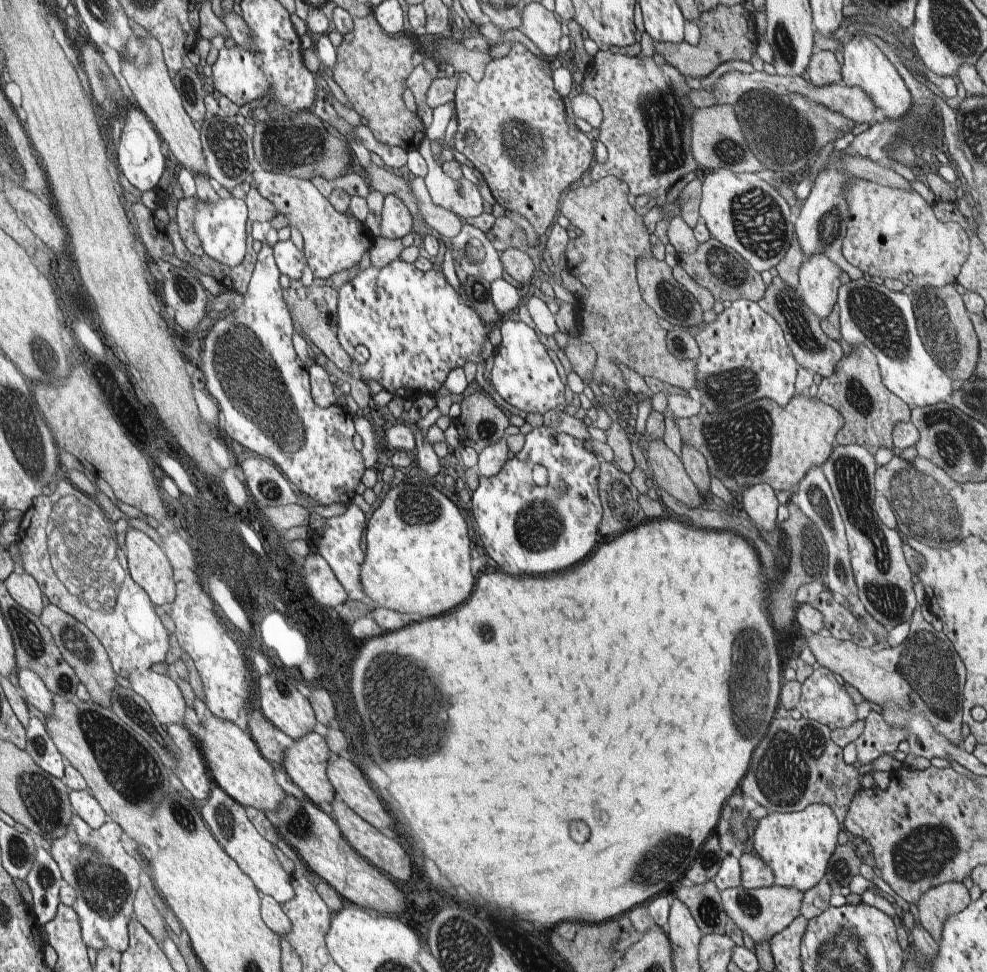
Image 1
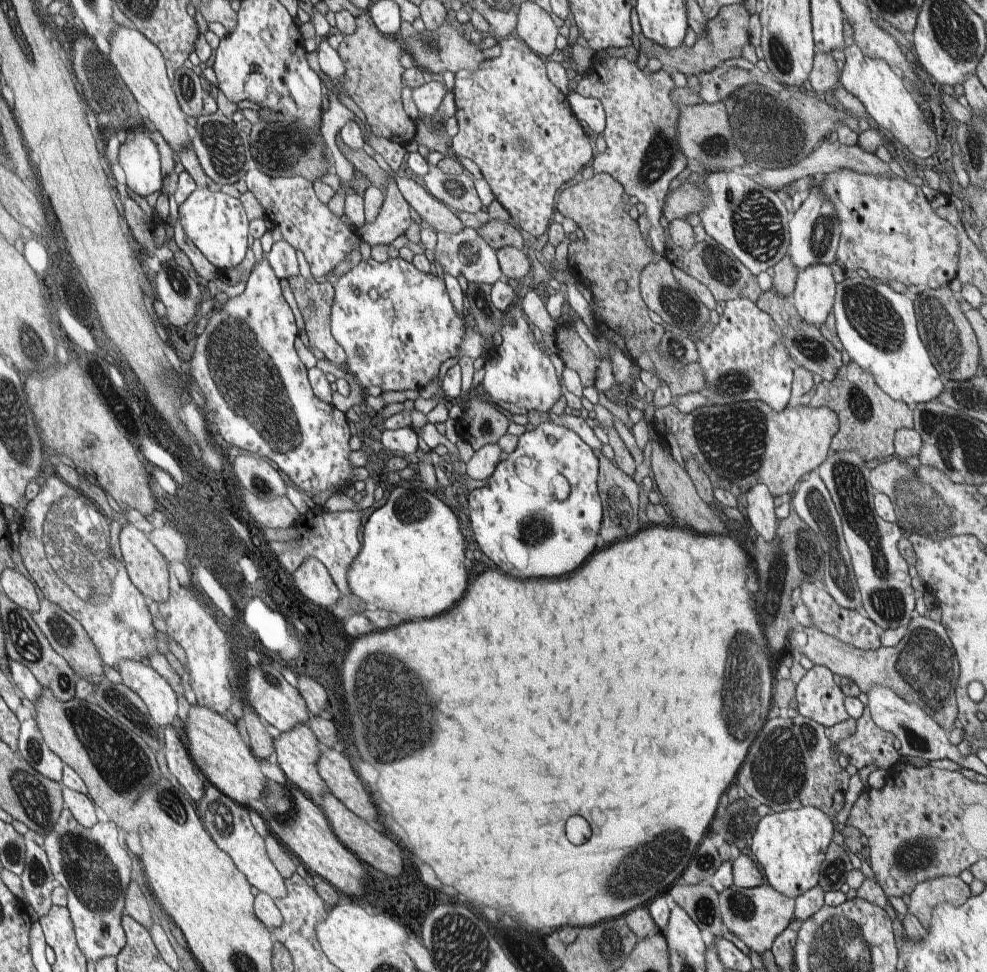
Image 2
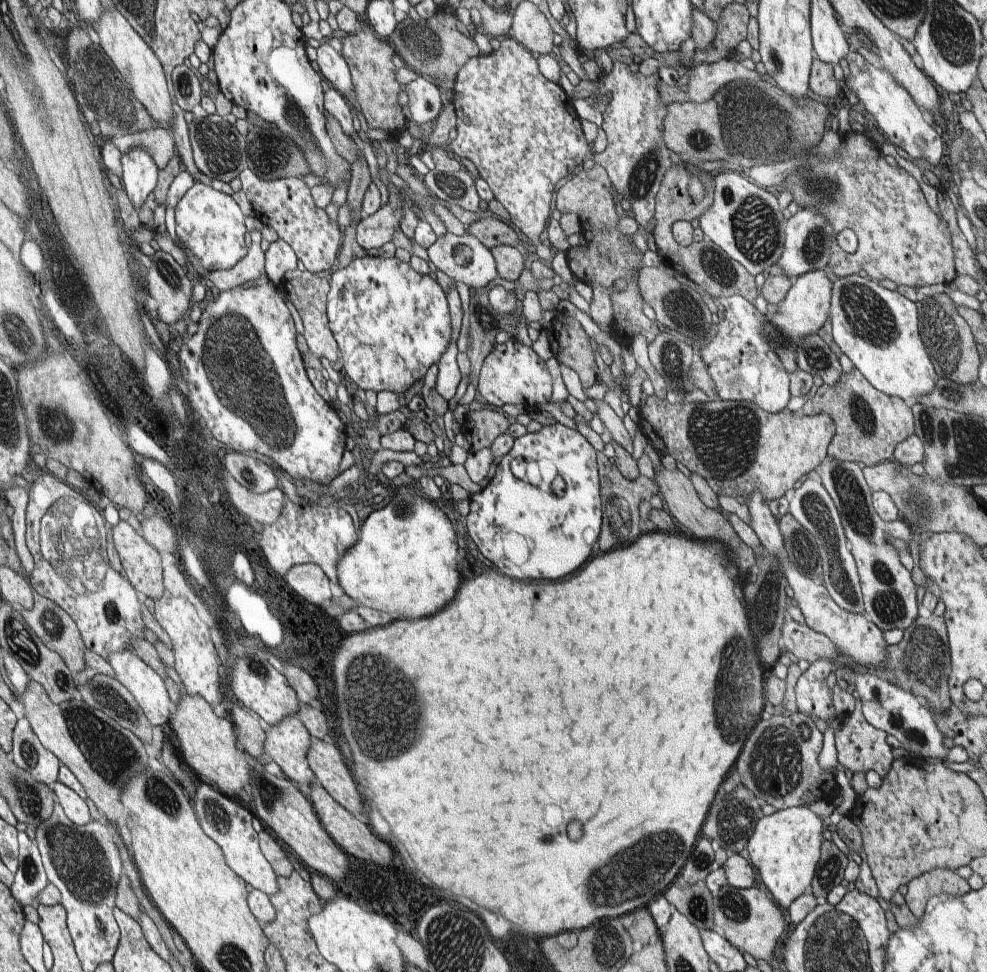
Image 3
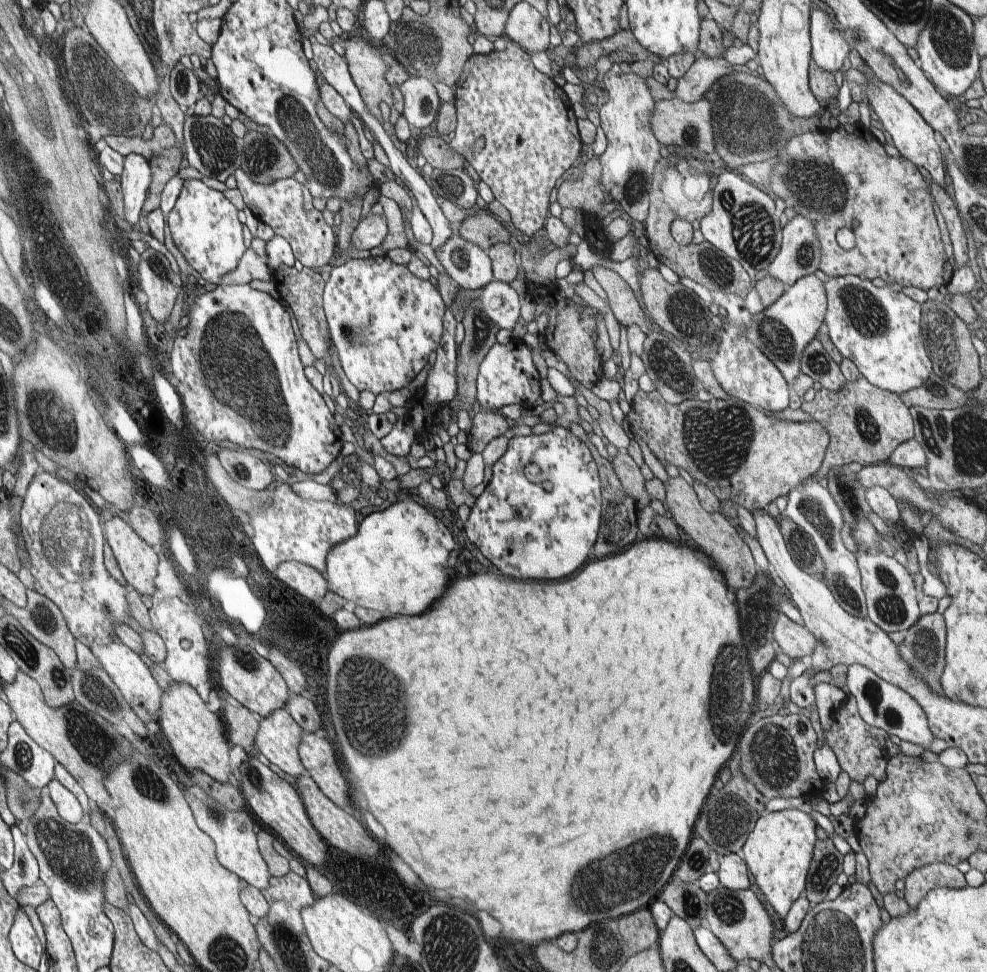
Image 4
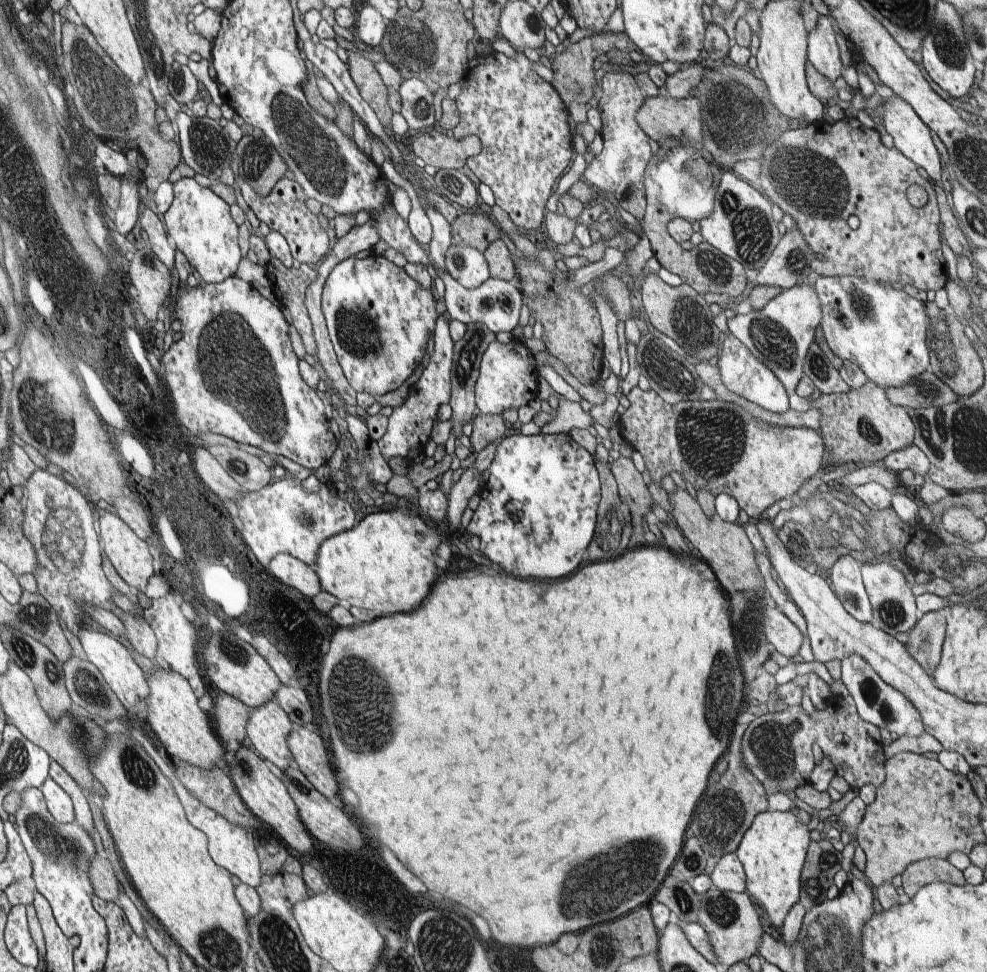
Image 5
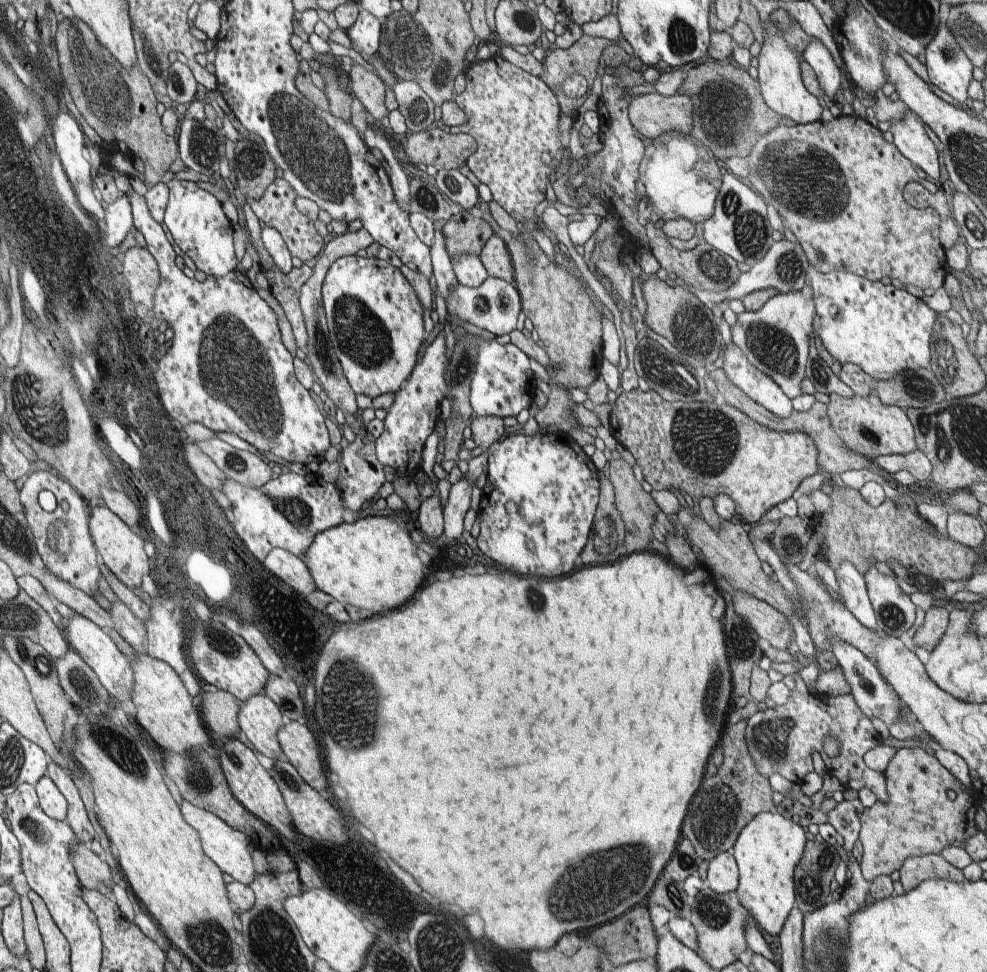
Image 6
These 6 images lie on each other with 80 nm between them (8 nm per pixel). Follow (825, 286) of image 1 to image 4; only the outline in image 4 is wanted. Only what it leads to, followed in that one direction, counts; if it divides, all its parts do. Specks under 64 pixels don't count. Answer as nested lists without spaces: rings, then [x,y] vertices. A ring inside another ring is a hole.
[[[810,274],[788,287],[787,292],[784,292],[774,304],[754,314],[752,320],[746,324],[746,338],[766,354],[766,358],[778,368],[786,384],[791,387],[801,372],[802,354],[822,327],[825,315],[824,283],[816,274]]]

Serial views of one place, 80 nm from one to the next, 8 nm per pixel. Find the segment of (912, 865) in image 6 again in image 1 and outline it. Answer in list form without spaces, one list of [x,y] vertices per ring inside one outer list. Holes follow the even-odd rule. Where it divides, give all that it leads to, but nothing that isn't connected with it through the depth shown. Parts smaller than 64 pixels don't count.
[[[944,883],[927,891],[917,904],[921,925],[938,943],[950,915],[962,912],[971,903],[964,883]]]

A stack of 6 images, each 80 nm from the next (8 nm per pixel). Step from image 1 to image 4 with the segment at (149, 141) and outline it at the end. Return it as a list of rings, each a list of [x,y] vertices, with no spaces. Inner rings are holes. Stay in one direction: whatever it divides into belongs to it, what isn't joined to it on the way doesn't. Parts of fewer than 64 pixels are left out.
[[[128,154],[124,160],[122,175],[118,178],[123,192],[125,216],[130,224],[137,224],[140,210],[146,200],[148,186],[153,182],[153,170],[146,158],[138,154]]]

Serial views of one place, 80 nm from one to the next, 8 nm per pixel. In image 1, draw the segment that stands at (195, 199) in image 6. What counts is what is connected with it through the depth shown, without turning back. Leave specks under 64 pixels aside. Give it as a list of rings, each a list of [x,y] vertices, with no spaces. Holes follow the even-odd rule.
[[[196,197],[194,210],[193,229],[206,256],[224,266],[238,266],[244,259],[244,238],[248,222],[245,200],[229,197],[211,202]]]

